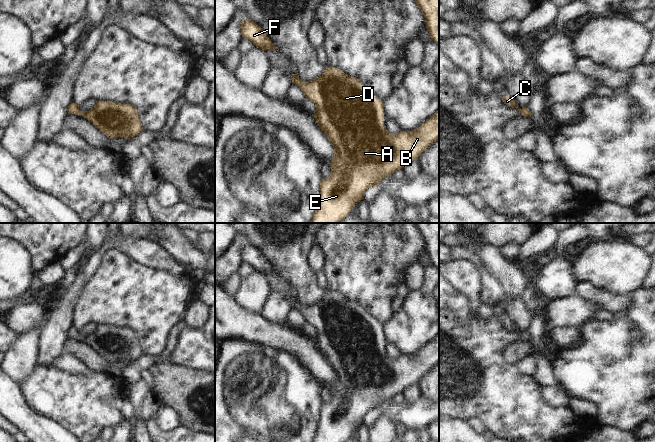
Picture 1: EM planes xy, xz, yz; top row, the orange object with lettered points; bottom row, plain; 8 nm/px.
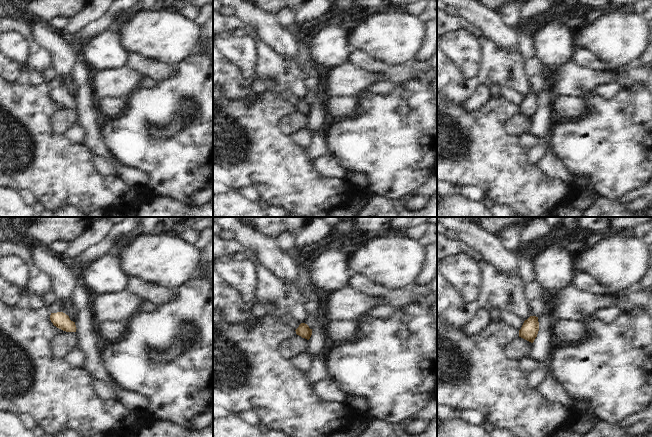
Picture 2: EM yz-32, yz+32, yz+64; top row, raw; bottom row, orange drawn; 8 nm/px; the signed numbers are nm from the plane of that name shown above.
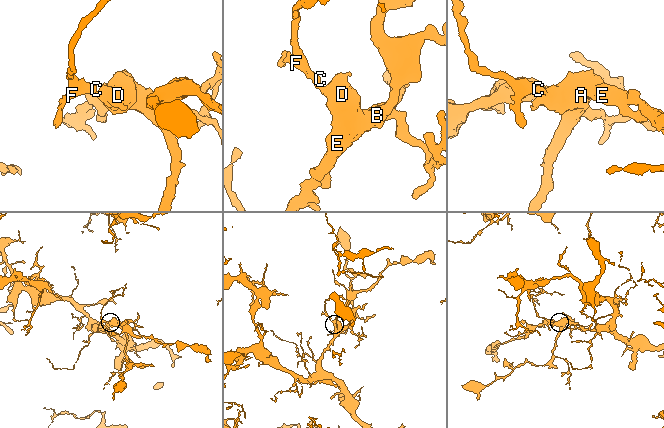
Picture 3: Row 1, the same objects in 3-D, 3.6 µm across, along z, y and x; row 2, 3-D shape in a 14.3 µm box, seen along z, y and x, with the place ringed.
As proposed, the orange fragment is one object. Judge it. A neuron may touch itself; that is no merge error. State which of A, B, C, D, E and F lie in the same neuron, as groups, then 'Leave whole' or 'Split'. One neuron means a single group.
Groups: A B C D E F. Leave whole.

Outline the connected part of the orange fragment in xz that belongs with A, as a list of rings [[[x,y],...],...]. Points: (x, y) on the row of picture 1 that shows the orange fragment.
[[[326,67],[319,77],[307,82],[299,78],[296,70],[292,83],[298,85],[305,97],[315,104],[314,118],[316,123],[334,148],[334,156],[330,162],[331,173],[328,178],[321,179],[320,196],[310,223],[339,223],[355,207],[356,201],[363,200],[366,189],[377,186],[383,178],[391,176],[407,163],[418,160],[423,151],[433,142],[439,140],[439,108],[432,117],[423,122],[417,129],[389,133],[384,127],[384,101],[374,97],[359,79],[348,76],[338,68]]]

